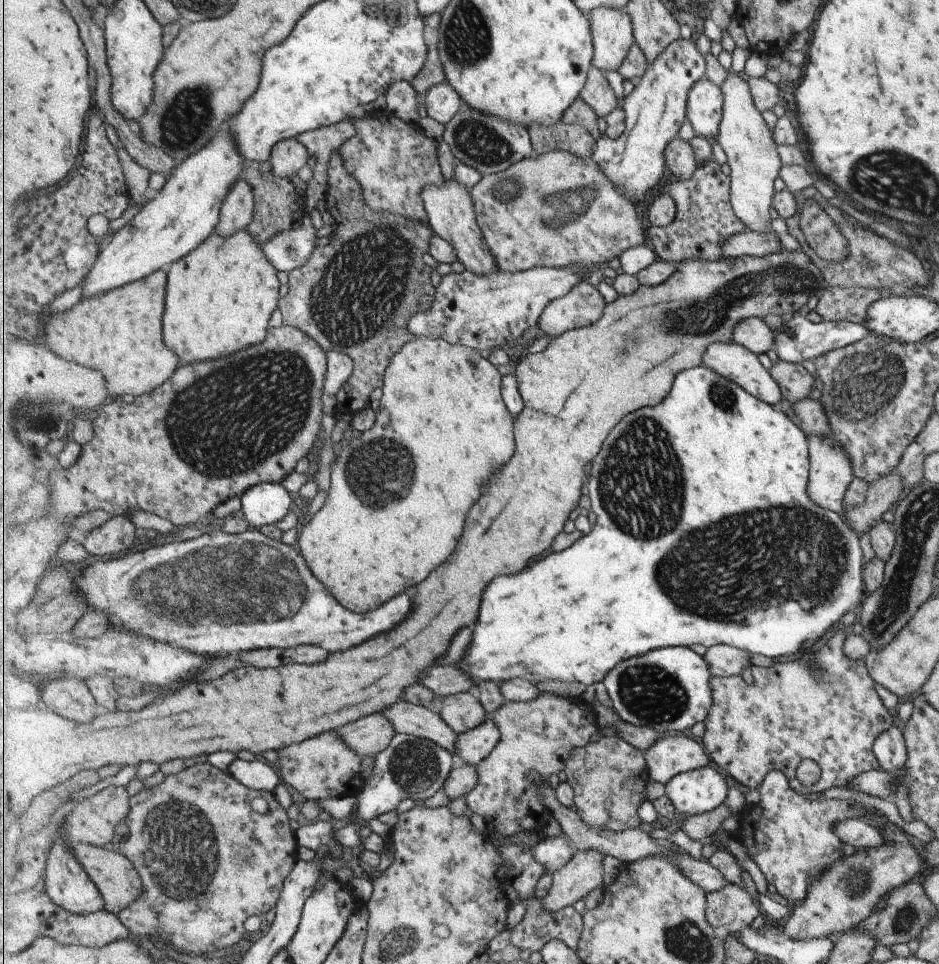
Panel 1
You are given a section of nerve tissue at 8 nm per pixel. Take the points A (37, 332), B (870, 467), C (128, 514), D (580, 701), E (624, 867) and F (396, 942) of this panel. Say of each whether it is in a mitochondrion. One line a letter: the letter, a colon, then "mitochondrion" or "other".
A: other
B: other
C: other
D: other
E: other
F: mitochondrion

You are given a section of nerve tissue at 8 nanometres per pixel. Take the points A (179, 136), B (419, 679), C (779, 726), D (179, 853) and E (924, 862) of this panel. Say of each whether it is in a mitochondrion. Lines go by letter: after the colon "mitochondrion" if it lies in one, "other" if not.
A: mitochondrion
B: other
C: other
D: mitochondrion
E: other

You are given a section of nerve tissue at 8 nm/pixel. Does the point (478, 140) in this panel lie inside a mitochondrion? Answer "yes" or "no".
yes

